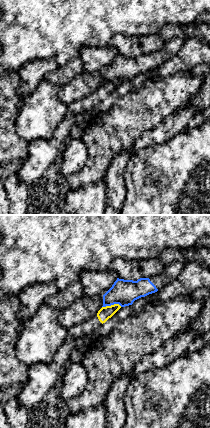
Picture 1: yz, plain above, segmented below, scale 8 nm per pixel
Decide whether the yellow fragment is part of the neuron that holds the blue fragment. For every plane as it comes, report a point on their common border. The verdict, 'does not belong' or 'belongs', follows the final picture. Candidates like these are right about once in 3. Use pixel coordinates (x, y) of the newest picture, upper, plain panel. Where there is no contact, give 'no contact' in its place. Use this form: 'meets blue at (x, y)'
meets blue at (111, 80)

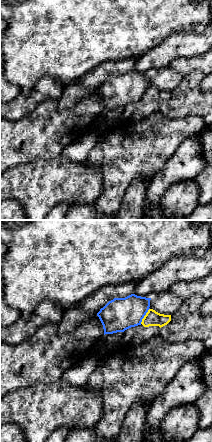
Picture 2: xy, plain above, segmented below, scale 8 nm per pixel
meets blue at (144, 91)

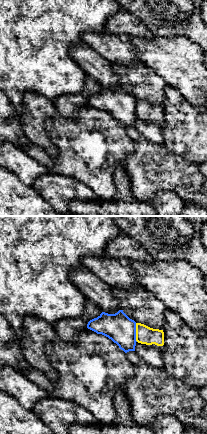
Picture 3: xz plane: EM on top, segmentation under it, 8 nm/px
meets blue at (135, 108)

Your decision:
does not belong

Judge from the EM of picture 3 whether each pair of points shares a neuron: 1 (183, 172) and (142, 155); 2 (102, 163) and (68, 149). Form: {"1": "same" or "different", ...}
{"1": "same", "2": "same"}

